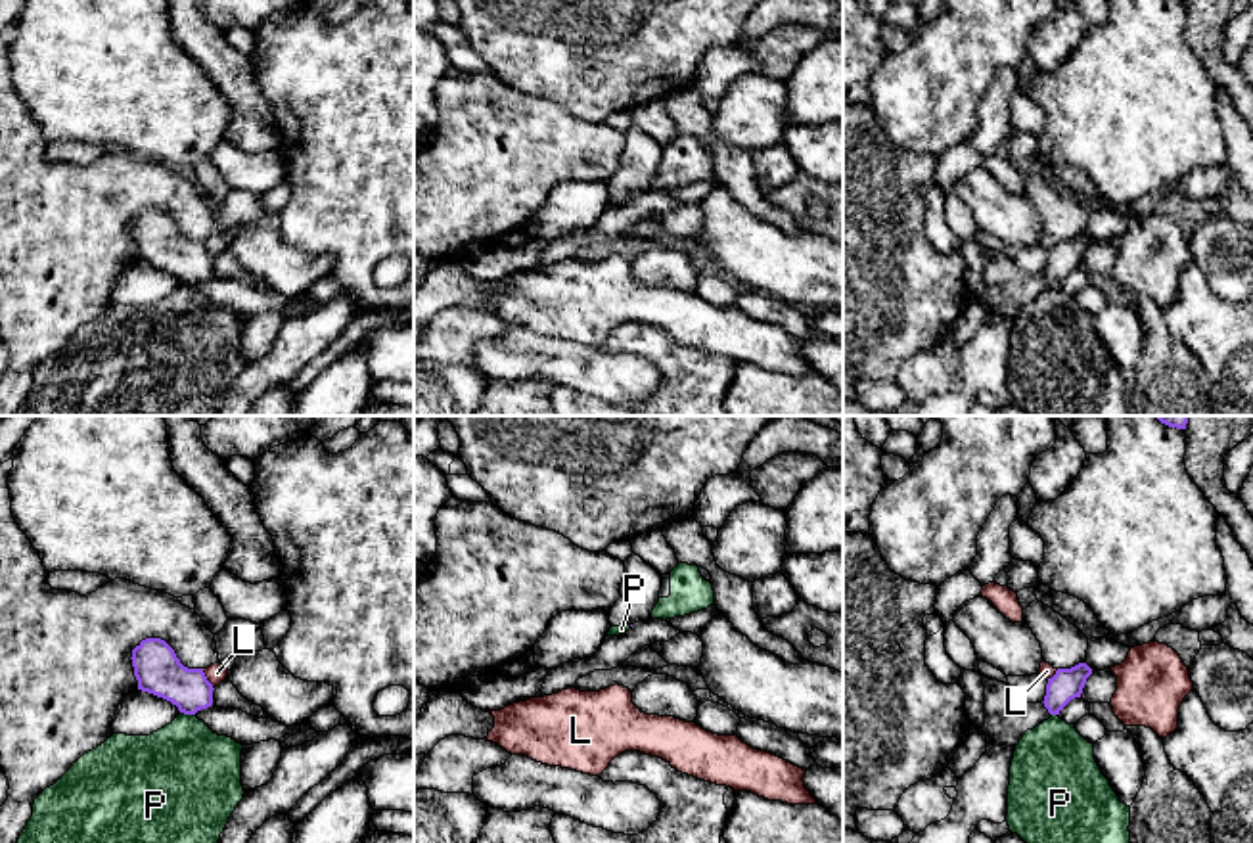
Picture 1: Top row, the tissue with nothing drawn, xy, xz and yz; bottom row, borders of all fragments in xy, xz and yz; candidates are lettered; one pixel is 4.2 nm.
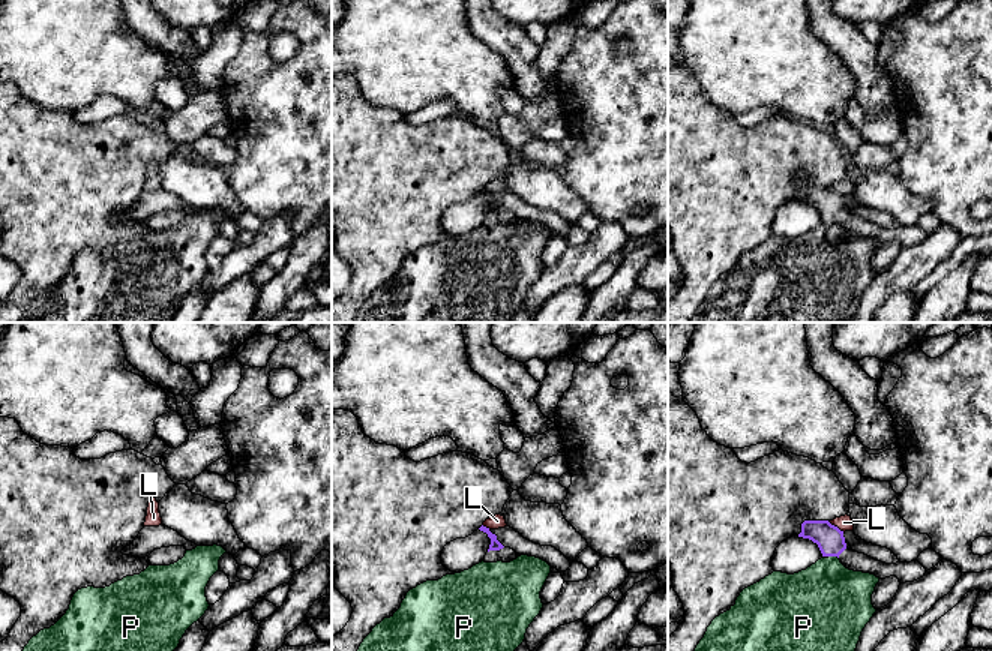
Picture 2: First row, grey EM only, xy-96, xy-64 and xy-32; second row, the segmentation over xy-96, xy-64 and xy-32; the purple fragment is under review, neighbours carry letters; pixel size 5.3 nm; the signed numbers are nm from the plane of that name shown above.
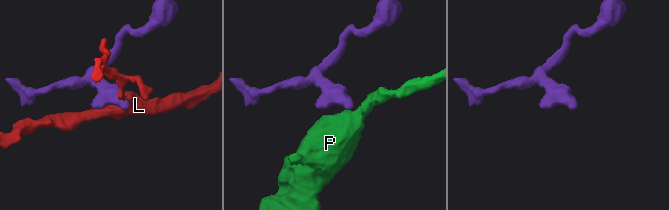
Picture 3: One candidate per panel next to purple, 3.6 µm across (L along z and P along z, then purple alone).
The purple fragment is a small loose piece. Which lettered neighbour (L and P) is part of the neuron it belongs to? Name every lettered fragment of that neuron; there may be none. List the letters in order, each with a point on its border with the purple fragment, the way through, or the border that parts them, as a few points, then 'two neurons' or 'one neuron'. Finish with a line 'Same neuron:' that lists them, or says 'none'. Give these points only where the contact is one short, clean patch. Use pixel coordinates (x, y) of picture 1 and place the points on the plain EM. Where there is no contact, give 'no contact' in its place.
L: contact xy (205, 250); border xy (202, 240), (213, 259); two neurons
P: contact xy (188, 284); border xy (181, 282), (194, 286); two neurons
Same neuron: none

